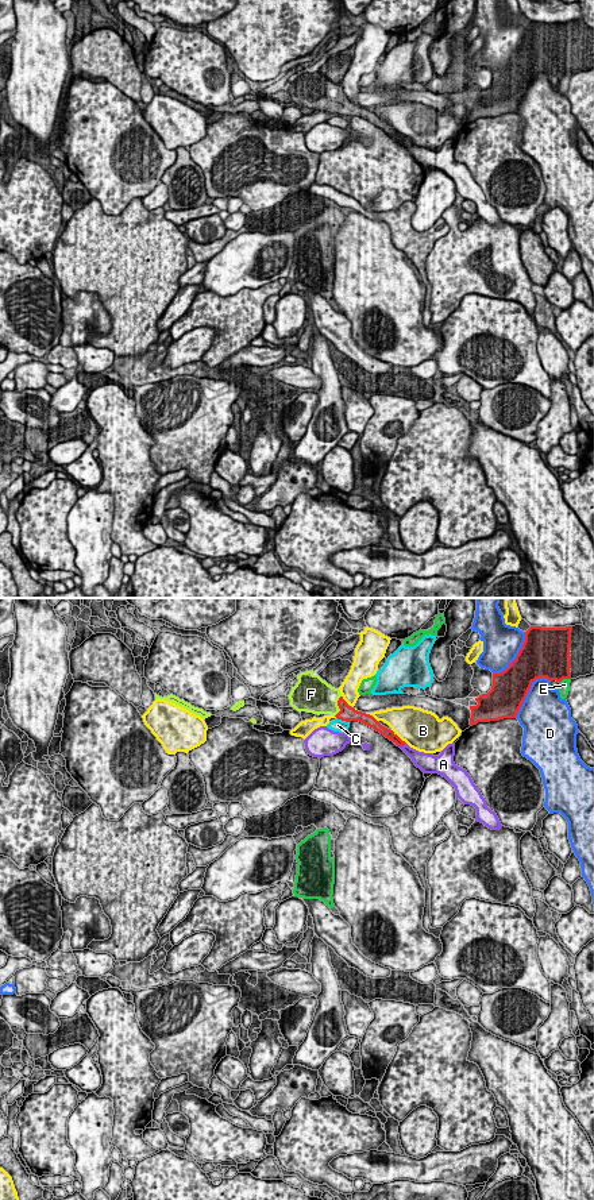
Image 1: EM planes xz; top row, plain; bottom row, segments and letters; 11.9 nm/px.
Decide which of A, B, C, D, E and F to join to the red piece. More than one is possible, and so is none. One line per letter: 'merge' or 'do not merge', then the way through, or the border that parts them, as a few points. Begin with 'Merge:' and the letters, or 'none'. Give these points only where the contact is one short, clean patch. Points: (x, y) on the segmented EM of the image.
Merge: F
A: do not merge; border along xz (394, 741), (398, 745), (405, 744)
B: do not merge
C: do not merge; border along xz (338, 718), (347, 722)
D: do not merge
E: do not merge
F: merge; runs through xz (347, 713), (338, 705), (319, 697)

